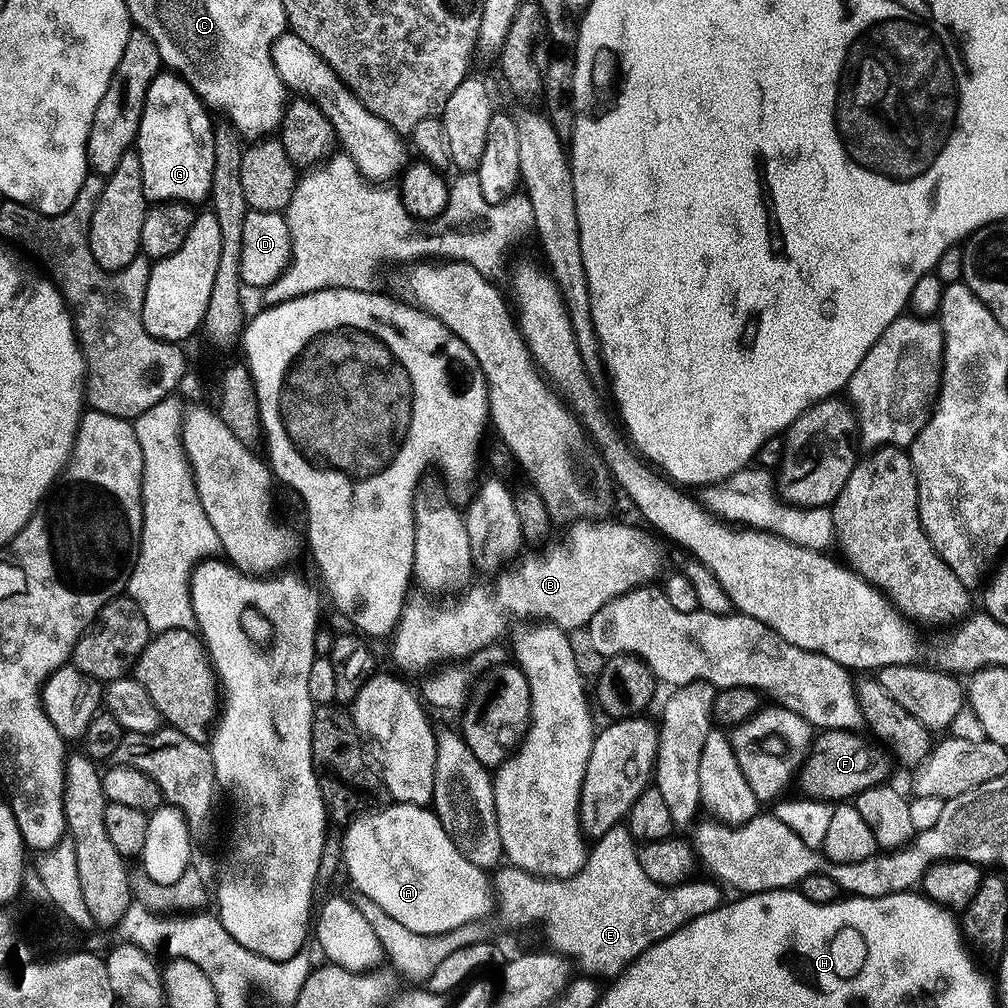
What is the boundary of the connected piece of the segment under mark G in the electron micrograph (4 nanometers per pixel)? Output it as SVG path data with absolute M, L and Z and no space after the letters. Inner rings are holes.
M157 72L146 90L134 150L140 159L144 195L152 202L181 200L184 204L207 201L214 174L214 120L194 90L174 72Z

